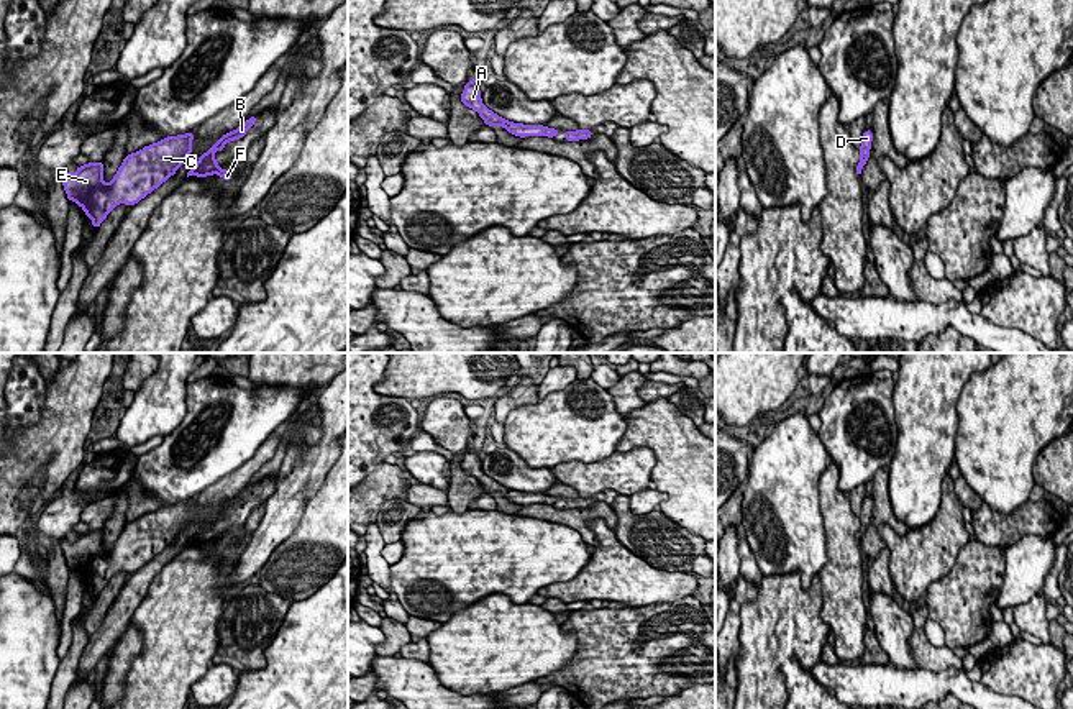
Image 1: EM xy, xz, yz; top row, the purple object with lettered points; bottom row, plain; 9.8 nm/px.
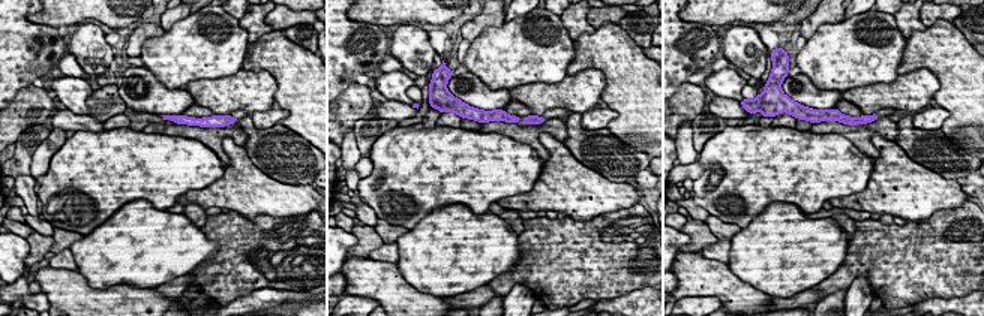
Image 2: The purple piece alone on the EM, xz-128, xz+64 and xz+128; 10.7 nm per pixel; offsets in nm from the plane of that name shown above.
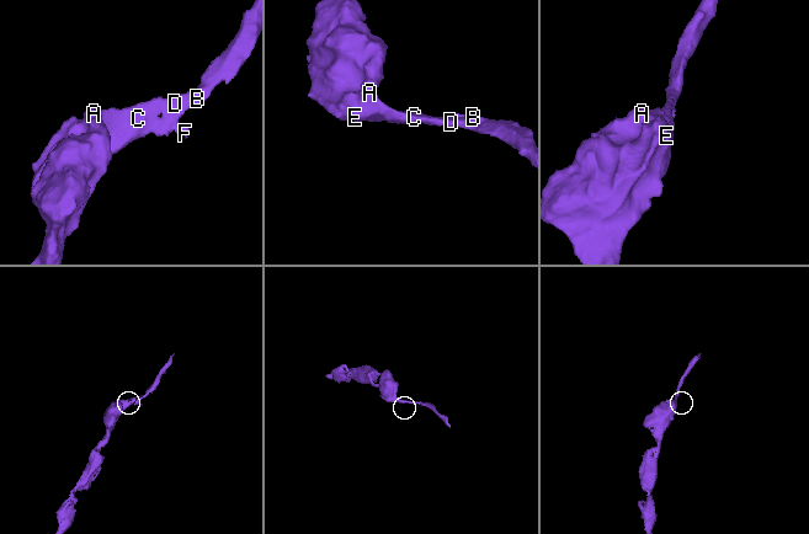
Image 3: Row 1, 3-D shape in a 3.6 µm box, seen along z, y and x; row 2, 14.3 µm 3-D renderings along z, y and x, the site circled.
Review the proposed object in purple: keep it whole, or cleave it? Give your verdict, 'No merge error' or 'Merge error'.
No merge error

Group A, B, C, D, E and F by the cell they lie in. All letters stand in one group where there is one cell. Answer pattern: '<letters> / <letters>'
A B C D E F

